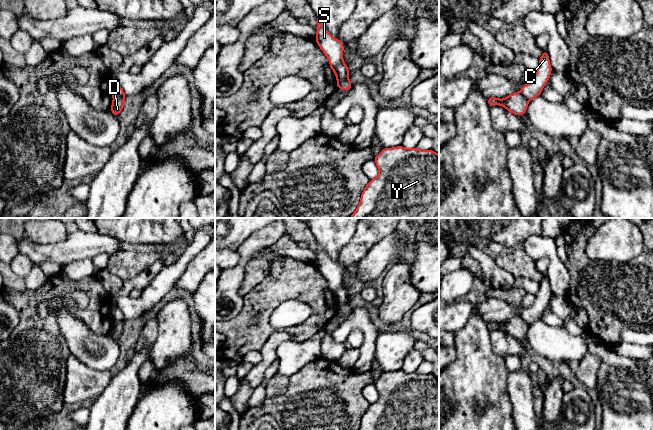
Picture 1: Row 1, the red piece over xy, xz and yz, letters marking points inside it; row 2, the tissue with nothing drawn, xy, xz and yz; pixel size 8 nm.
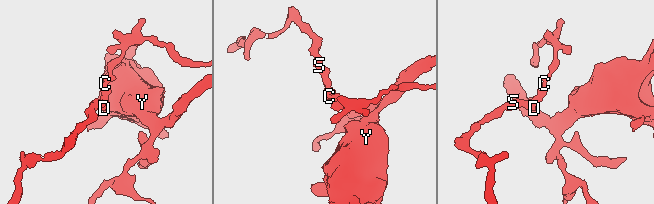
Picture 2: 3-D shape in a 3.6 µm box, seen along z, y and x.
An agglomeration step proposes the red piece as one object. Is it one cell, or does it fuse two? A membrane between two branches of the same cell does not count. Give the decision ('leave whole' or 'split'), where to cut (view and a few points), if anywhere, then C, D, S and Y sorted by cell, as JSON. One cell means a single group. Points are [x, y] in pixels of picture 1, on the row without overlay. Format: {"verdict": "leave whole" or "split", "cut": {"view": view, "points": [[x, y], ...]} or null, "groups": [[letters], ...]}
{"verdict": "split", "cut": {"view": "xy", "points": [[113, 320], [119, 320], [123, 323]]}, "groups": [["C", "Y"], ["D", "S"]]}

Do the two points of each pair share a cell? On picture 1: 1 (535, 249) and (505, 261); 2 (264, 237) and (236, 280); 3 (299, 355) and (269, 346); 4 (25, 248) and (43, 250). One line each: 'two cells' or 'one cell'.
1: two cells
2: one cell
3: two cells
4: one cell

